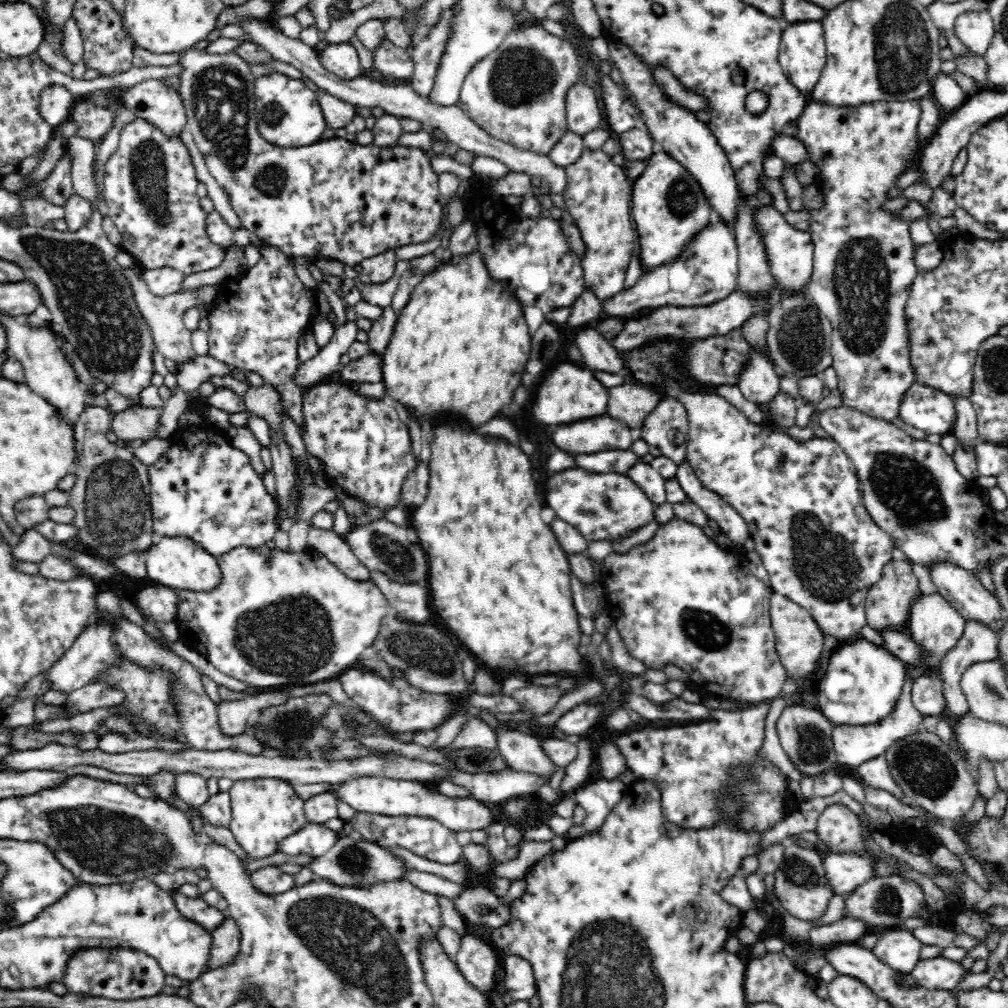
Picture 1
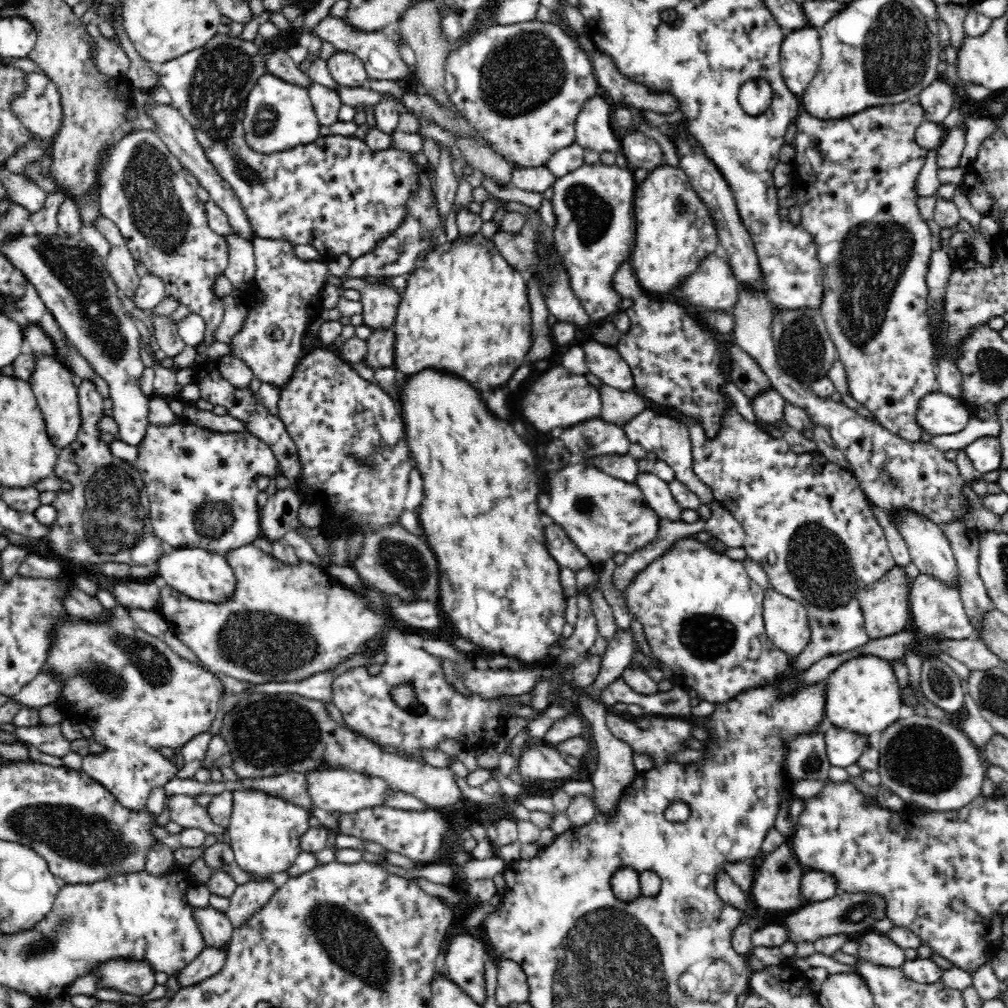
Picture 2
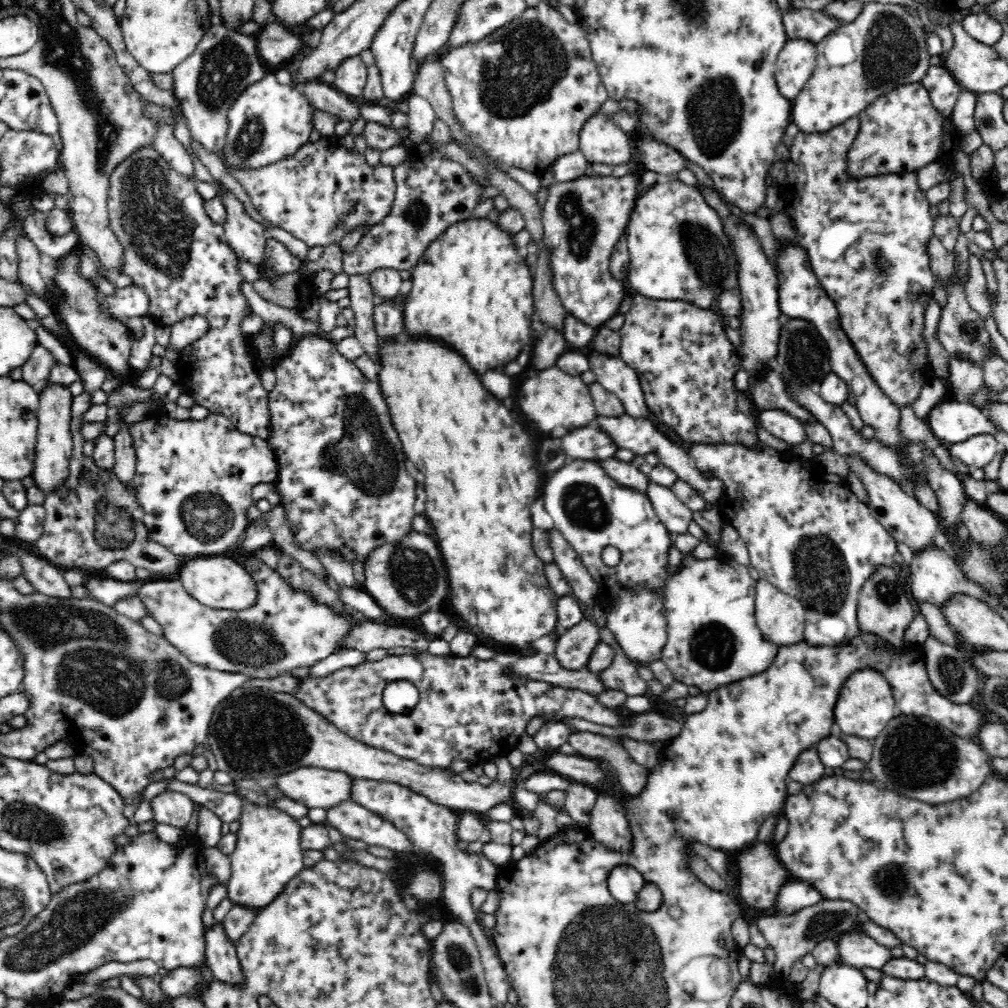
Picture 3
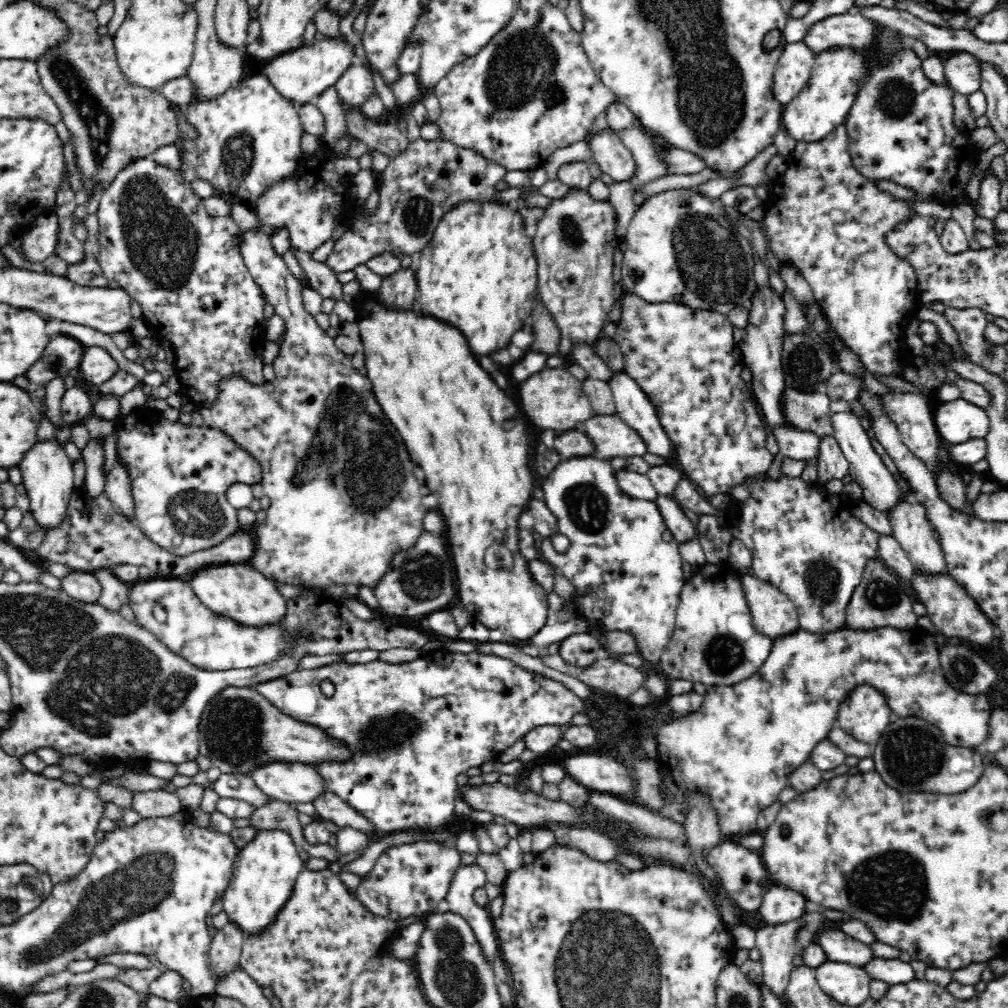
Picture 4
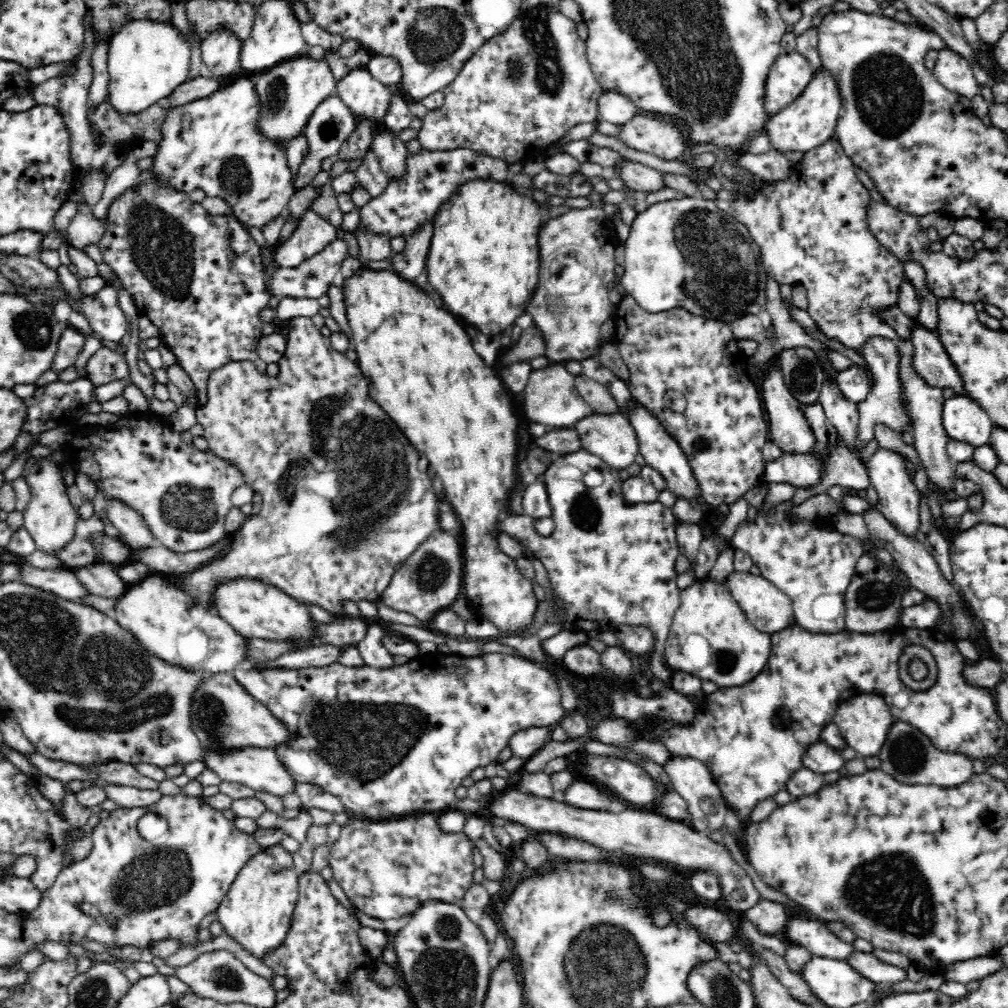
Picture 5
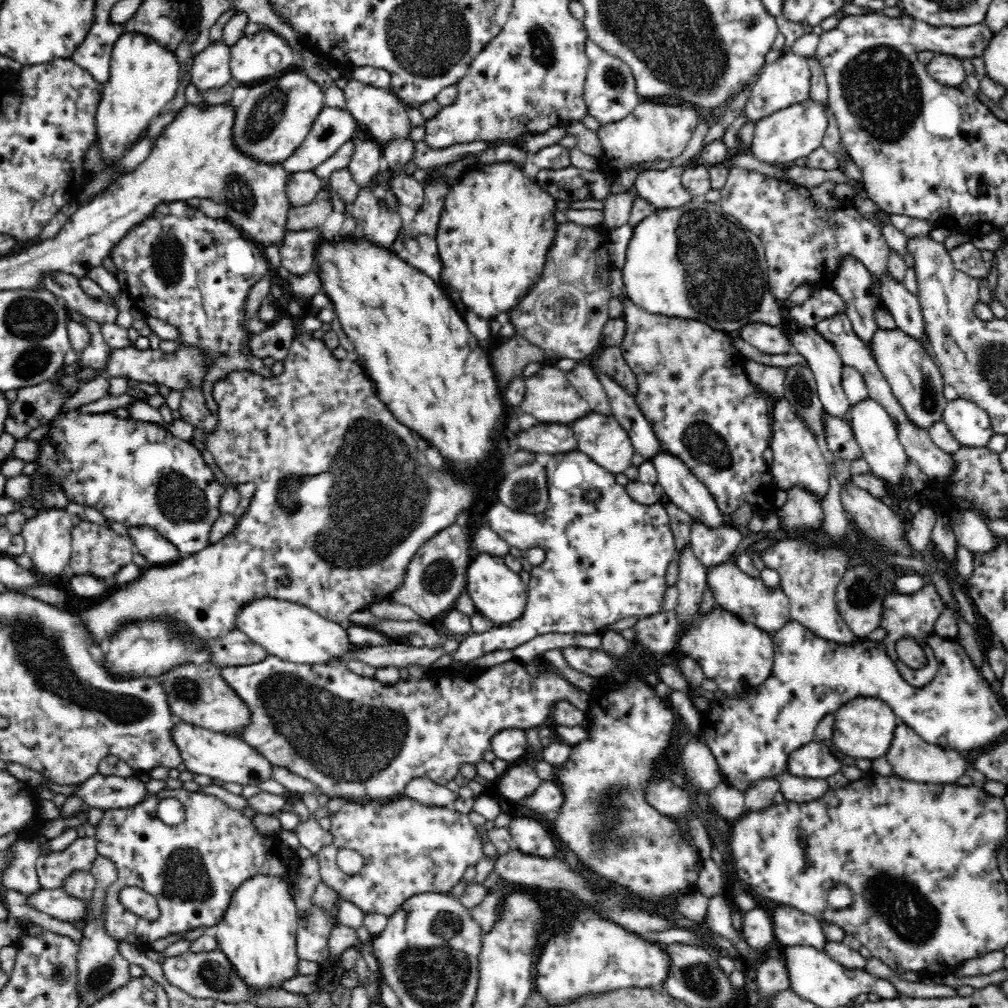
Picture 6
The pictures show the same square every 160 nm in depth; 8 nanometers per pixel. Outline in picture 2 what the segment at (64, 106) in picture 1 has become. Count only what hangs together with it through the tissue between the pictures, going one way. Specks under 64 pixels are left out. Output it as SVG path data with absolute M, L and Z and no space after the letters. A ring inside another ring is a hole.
M42 74L27 76L26 92L13 100L12 109L32 135L44 140L54 139L64 120L59 88Z

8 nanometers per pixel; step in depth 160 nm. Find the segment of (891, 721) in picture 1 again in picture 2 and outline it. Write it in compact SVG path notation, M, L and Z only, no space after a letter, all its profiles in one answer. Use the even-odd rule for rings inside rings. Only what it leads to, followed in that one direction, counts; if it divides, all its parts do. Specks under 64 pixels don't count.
M826 725L824 730L827 755L834 766L846 768L857 764L862 753L871 745L869 735L830 725Z

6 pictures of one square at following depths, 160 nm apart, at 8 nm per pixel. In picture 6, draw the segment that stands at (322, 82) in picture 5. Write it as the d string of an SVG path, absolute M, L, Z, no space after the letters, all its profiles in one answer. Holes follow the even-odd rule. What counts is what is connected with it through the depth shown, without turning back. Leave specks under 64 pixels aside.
M300 66L248 85L248 93L238 106L234 124L236 147L262 163L282 163L303 144L315 119L323 110L325 91Z

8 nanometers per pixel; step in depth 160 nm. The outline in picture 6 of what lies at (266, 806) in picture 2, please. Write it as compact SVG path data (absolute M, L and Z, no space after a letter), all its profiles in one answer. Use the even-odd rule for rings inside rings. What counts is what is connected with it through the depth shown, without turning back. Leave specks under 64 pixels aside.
M260 874L244 880L230 896L222 920L215 924L219 948L253 990L280 986L282 980L296 976L299 912L291 888L292 882L274 875Z

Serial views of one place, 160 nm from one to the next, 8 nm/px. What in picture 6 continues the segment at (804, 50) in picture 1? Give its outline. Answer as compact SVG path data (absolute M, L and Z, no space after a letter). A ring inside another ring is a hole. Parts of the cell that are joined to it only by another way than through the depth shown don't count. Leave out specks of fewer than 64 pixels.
M784 52L768 59L749 92L746 118L756 122L784 108L792 107L792 104L806 100L809 97L811 76L807 59L796 53Z

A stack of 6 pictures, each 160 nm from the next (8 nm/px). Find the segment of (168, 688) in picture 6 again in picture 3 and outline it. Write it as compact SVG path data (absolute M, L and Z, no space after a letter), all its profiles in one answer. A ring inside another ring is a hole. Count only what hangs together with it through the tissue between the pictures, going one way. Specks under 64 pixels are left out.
M242 686L216 707L211 720L207 743L219 770L233 780L270 781L297 768L325 768L345 772L354 779L400 784L428 797L430 802L458 813L489 811L498 802L510 800L512 790L516 788L512 782L514 768L508 756L493 757L498 774L491 785L469 783L451 769L423 766L393 752L360 743L289 693Z

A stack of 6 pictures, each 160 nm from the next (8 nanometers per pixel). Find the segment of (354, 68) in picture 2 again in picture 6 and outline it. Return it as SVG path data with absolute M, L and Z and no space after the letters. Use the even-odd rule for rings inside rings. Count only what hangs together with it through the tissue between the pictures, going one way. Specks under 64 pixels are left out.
M350 77L343 88L343 93L347 110L358 123L364 124L368 128L370 139L382 146L394 138L409 139L413 127L408 119L408 107L390 89L376 88Z

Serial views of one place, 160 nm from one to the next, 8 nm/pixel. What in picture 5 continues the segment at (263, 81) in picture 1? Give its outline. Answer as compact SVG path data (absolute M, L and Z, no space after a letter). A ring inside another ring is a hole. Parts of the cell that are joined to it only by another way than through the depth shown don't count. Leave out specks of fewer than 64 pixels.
M243 74L206 98L170 108L162 126L164 140L157 146L152 173L176 191L189 193L200 189L206 196L226 200L233 215L245 227L266 226L274 216L285 212L296 187L288 165L286 143L262 135L258 129L260 116L262 106L255 82Z

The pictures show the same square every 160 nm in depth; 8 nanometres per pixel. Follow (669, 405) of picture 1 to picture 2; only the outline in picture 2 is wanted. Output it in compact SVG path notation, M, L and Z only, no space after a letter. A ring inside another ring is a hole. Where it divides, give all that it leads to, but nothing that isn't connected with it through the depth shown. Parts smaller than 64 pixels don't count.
M646 409L637 414L631 421L628 421L624 430L626 430L626 436L632 442L643 446L647 451L657 453L659 458L667 462L674 469L675 478L683 482L694 494L697 494L702 503L714 502L714 495L712 495L710 488L702 483L692 470L691 438L687 425L680 419L666 414L666 412Z

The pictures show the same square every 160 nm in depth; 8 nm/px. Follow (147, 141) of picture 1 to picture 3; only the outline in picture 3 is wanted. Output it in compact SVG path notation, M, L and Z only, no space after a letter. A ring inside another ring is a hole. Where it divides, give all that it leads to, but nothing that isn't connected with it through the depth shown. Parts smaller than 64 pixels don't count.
M147 145L140 148L140 151L133 153L126 161L120 162L116 168L114 168L113 174L109 179L109 190L108 190L108 210L109 210L109 223L112 232L117 236L120 245L124 247L124 261L123 273L126 276L130 276L133 280L133 284L136 286L141 286L148 293L148 298L150 299L149 304L149 316L153 317L158 323L164 323L172 325L178 320L182 320L184 316L194 316L194 314L200 314L205 316L209 322L208 332L205 332L203 337L195 340L192 344L189 344L186 348L180 351L180 358L176 362L175 367L177 368L177 375L179 376L176 382L182 385L183 393L194 397L198 406L204 406L208 408L210 415L222 415L228 417L235 424L235 427L244 434L256 435L269 442L271 439L271 412L269 407L269 392L264 389L260 376L256 372L256 366L254 366L254 353L251 349L248 349L249 340L253 339L250 336L242 335L240 331L240 320L242 316L246 314L246 310L249 308L248 301L244 299L242 291L240 291L240 275L238 275L238 267L236 264L239 262L236 253L232 251L228 241L225 239L225 232L223 225L216 225L210 220L210 217L205 211L205 200L196 191L194 180L188 179L181 176L176 170L162 159L160 153L154 149L154 146Z

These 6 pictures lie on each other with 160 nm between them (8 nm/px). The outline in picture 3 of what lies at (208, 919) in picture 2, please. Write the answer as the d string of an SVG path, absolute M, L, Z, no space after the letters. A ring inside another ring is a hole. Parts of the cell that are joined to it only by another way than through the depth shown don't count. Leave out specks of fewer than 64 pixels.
M216 921L209 927L205 926L204 938L207 966L213 978L234 986L242 982L244 973L238 961L235 943L228 938L223 924Z

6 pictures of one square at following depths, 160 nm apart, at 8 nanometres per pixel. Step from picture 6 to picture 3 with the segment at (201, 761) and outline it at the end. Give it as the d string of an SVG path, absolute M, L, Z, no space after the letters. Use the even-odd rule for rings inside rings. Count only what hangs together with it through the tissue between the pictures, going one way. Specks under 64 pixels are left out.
M302 767L273 779L289 799L308 808L329 808L352 801L353 776L325 768Z

